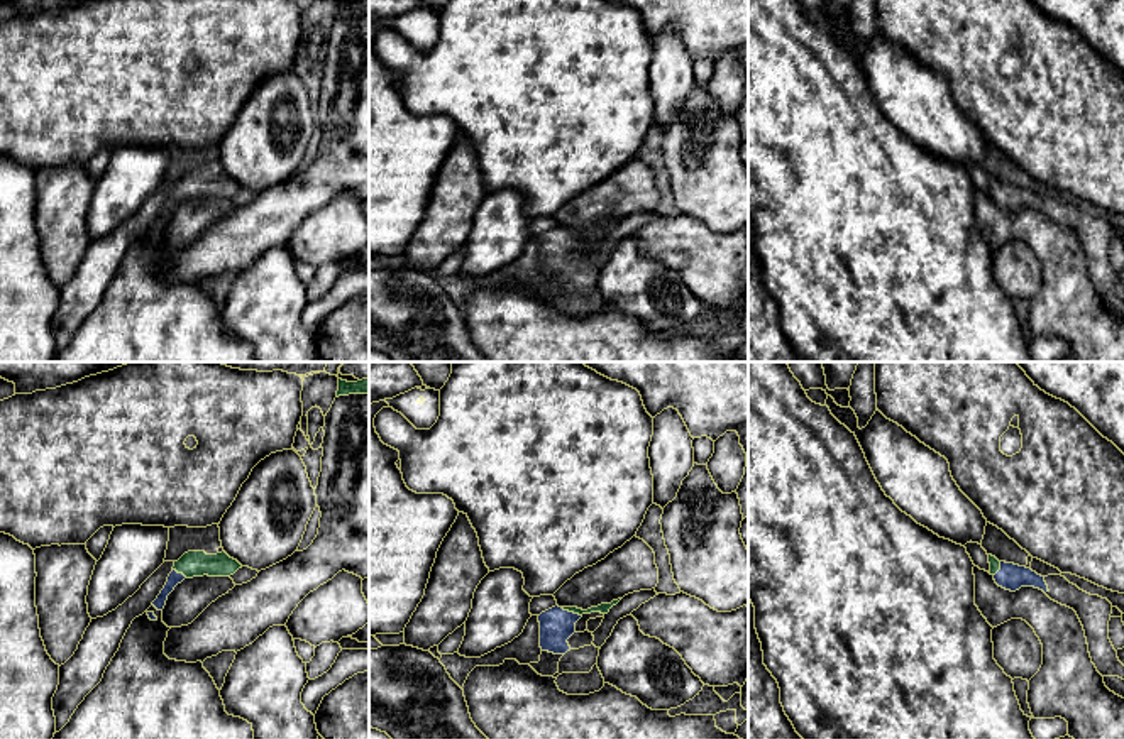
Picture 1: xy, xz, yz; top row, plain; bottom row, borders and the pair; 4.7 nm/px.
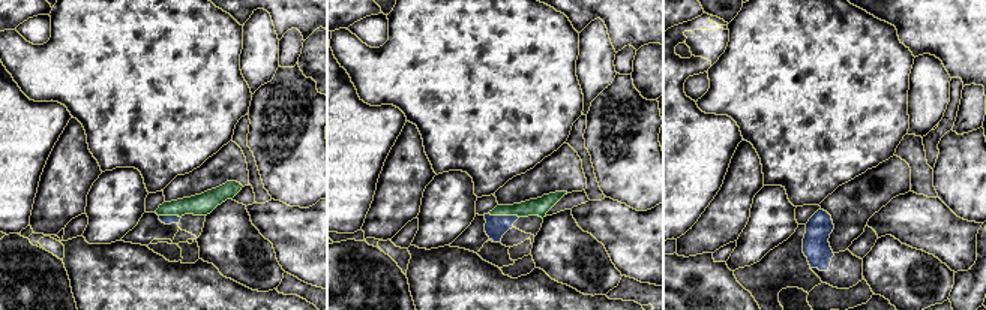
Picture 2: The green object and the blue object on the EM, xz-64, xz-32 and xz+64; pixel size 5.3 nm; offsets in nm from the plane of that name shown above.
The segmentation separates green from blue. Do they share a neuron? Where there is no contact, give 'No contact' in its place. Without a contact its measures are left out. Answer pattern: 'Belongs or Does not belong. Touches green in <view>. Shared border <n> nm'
Belongs. Touches green in xz. Shared border 110 nm

